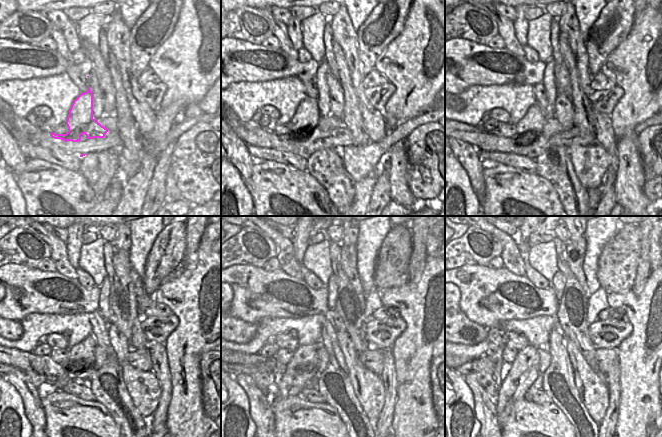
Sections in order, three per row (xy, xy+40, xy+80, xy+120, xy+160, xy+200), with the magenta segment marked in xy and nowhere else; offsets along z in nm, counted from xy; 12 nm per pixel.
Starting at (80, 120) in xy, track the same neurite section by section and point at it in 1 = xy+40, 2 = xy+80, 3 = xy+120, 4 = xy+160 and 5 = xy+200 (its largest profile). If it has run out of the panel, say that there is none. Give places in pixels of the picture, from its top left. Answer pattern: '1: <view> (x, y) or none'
1: xy+40 (305, 121)
2: xy+80 (529, 127)
3: xy+120 (81, 356)
4: xy+160 (302, 367)
5: xy+200 (523, 372)

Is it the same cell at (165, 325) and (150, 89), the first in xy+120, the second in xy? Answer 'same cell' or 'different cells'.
same cell

